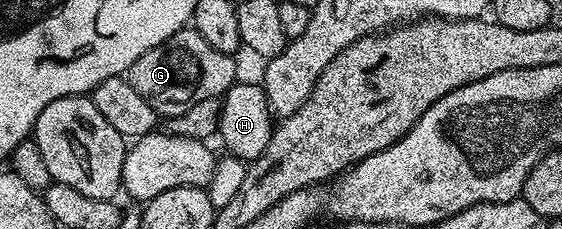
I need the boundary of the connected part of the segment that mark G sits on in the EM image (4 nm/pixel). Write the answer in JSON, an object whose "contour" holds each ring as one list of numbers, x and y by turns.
{"contour":[[185,29,162,41,162,45,154,45,154,49,142,53,142,57,130,65,126,77,134,90,150,101,157,116,167,117,186,113,186,109,198,105,198,101,220,99,237,82,236,61,231,55,218,53,218,49,194,29]]}

